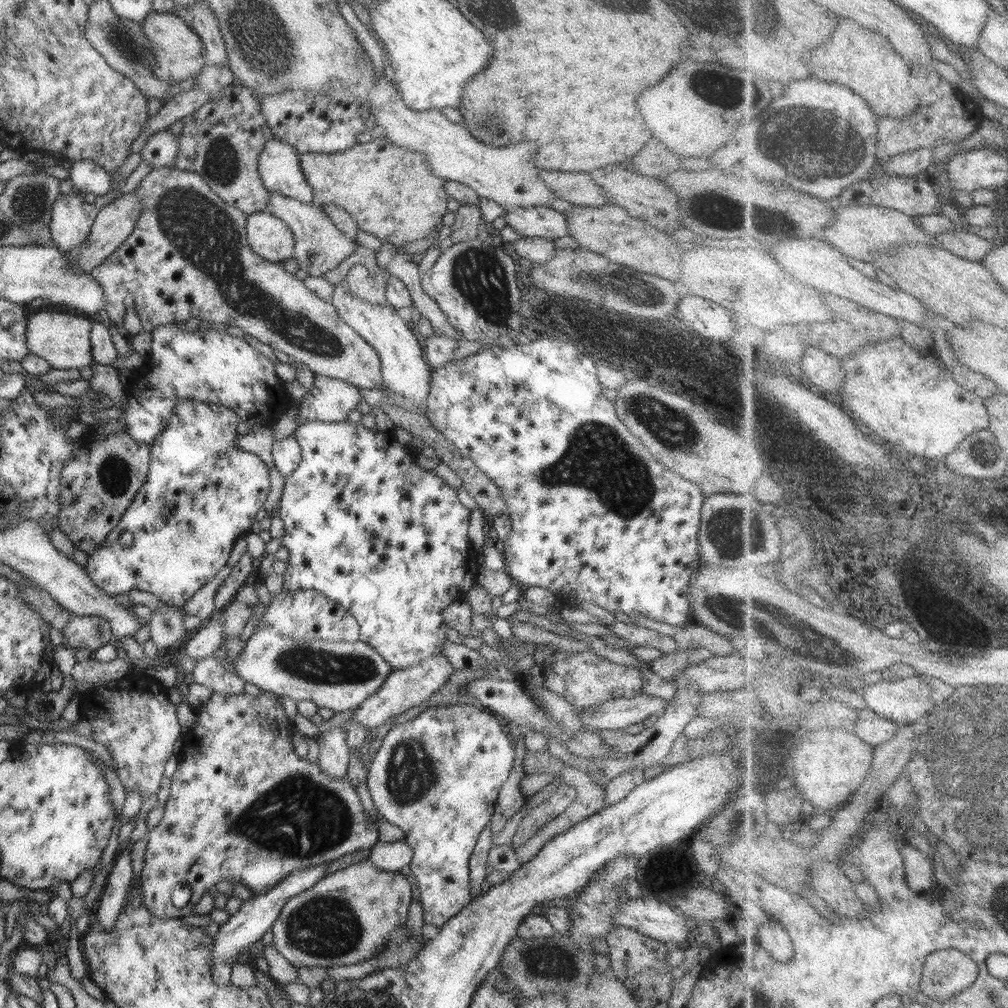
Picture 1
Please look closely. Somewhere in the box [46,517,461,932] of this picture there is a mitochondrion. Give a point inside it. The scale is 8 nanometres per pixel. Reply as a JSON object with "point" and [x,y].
{"point":[299,817]}

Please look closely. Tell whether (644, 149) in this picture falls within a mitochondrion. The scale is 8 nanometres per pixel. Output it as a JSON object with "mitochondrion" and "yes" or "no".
{"mitochondrion":"no"}

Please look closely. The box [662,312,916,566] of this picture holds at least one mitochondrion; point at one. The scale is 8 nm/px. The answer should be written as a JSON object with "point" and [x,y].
{"point":[723,531]}

